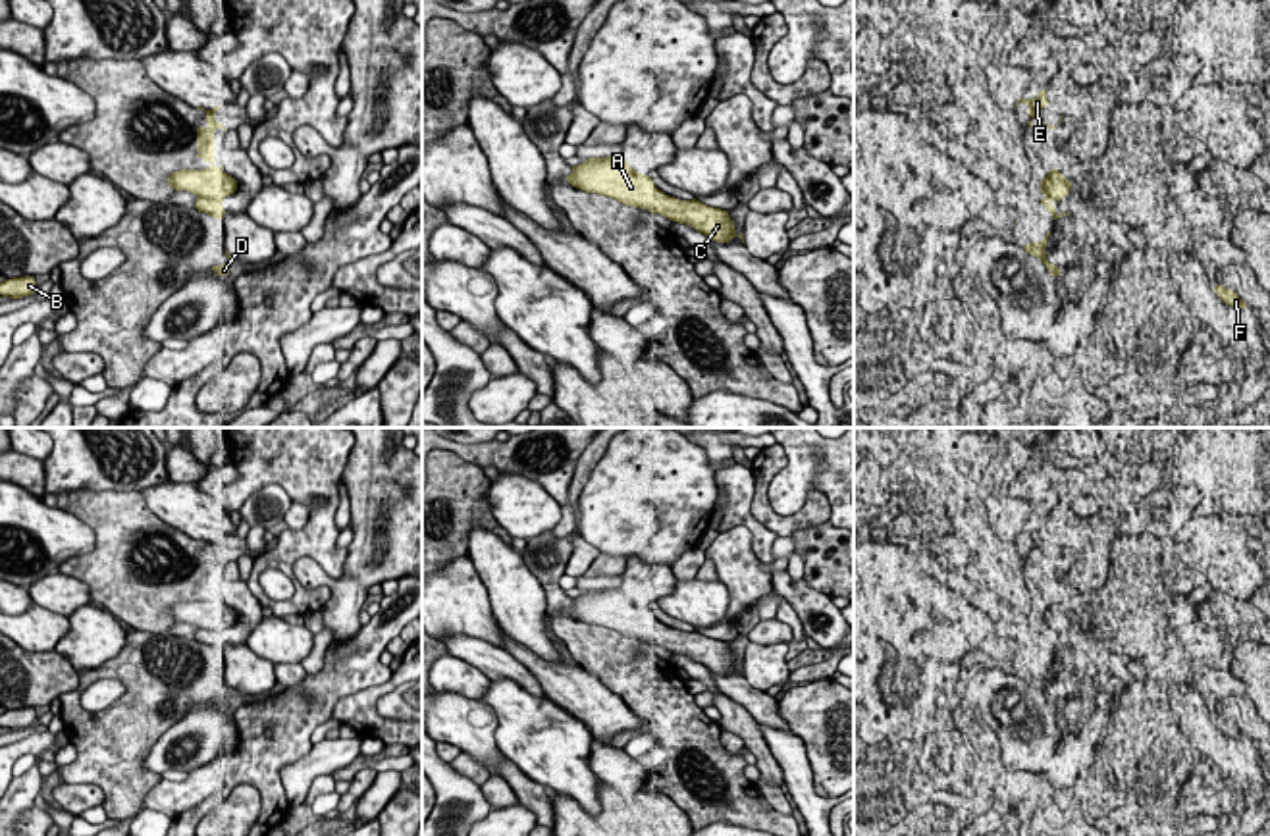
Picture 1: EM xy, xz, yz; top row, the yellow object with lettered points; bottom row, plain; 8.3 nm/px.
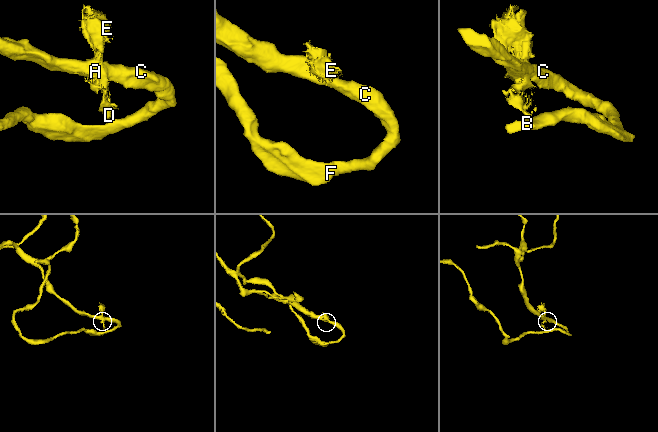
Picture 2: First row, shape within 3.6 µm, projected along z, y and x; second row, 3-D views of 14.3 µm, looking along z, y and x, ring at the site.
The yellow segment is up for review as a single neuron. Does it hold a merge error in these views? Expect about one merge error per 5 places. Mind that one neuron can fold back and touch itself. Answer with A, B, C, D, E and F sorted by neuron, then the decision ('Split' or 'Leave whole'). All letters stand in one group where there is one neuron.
Groups: A B C D E F. Leave whole

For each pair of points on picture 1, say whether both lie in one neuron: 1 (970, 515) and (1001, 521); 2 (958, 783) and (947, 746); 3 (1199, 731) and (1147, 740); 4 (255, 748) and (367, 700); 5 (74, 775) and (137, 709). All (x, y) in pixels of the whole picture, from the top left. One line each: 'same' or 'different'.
1: different
2: same
3: different
4: different
5: same

